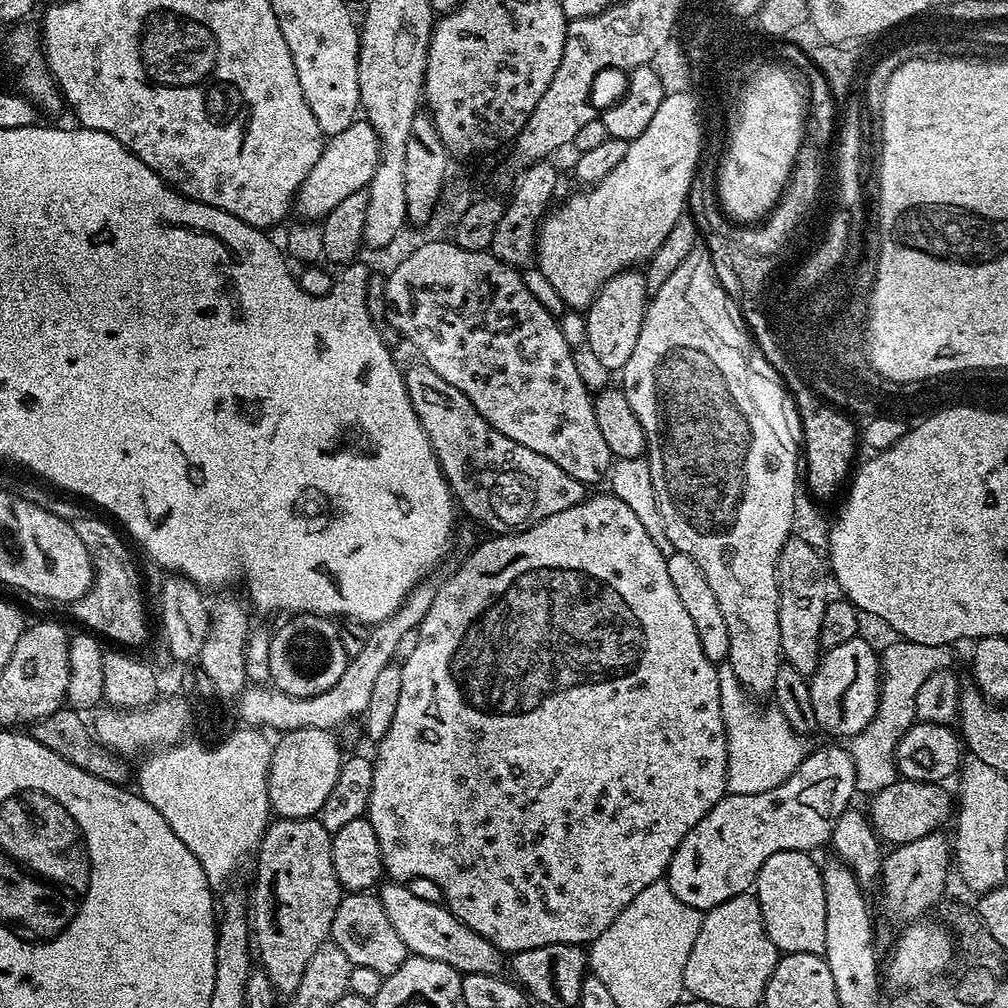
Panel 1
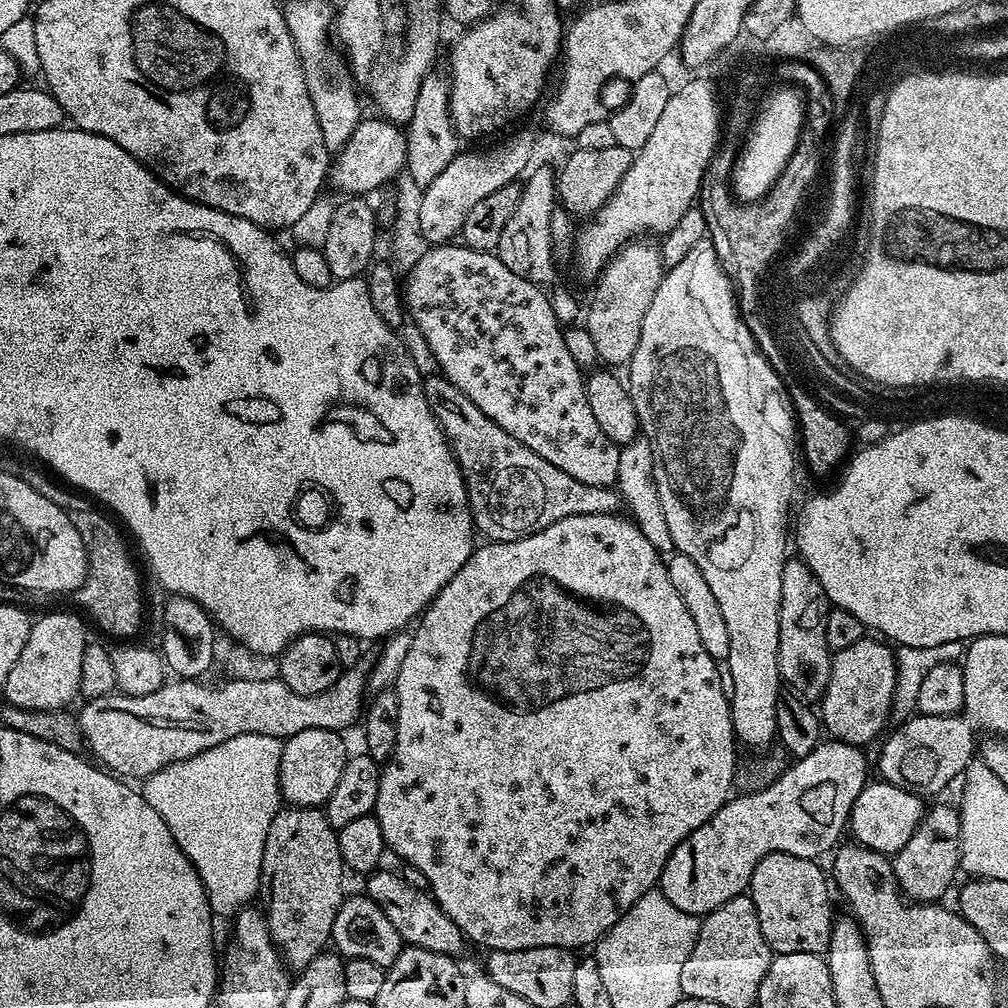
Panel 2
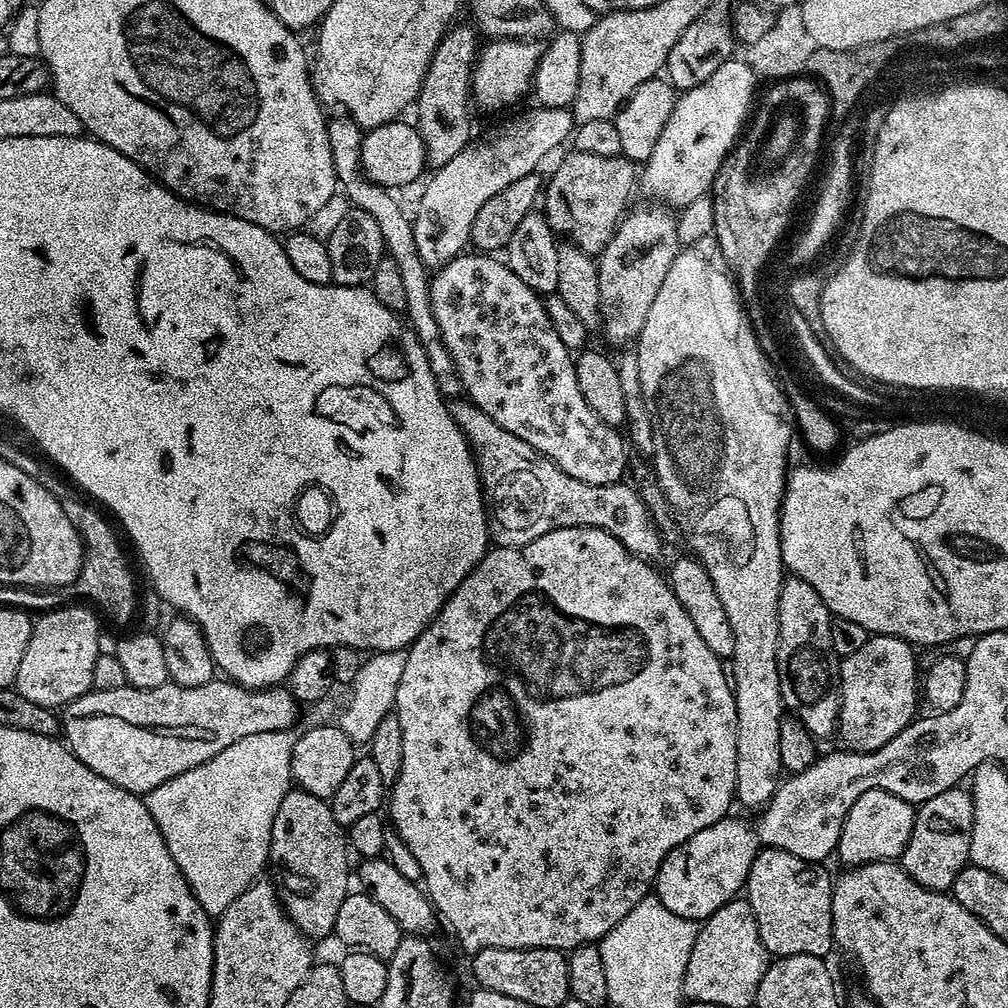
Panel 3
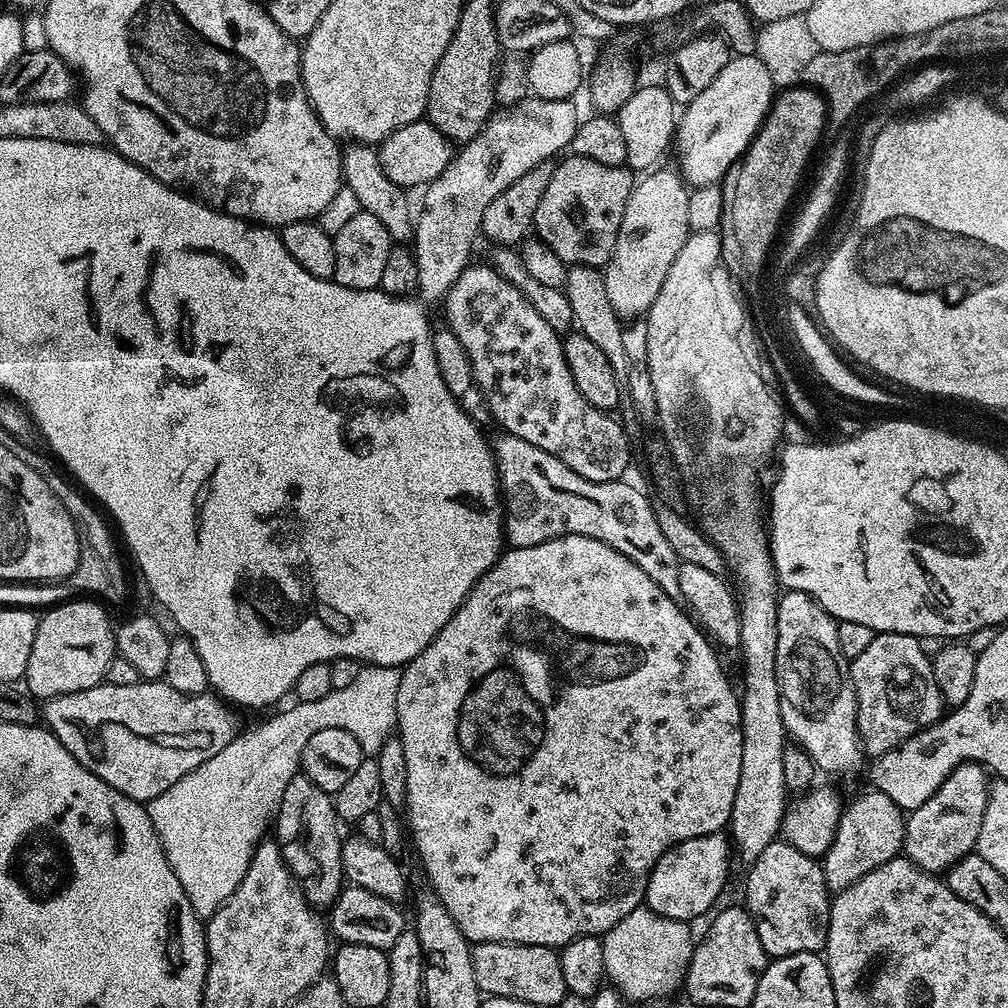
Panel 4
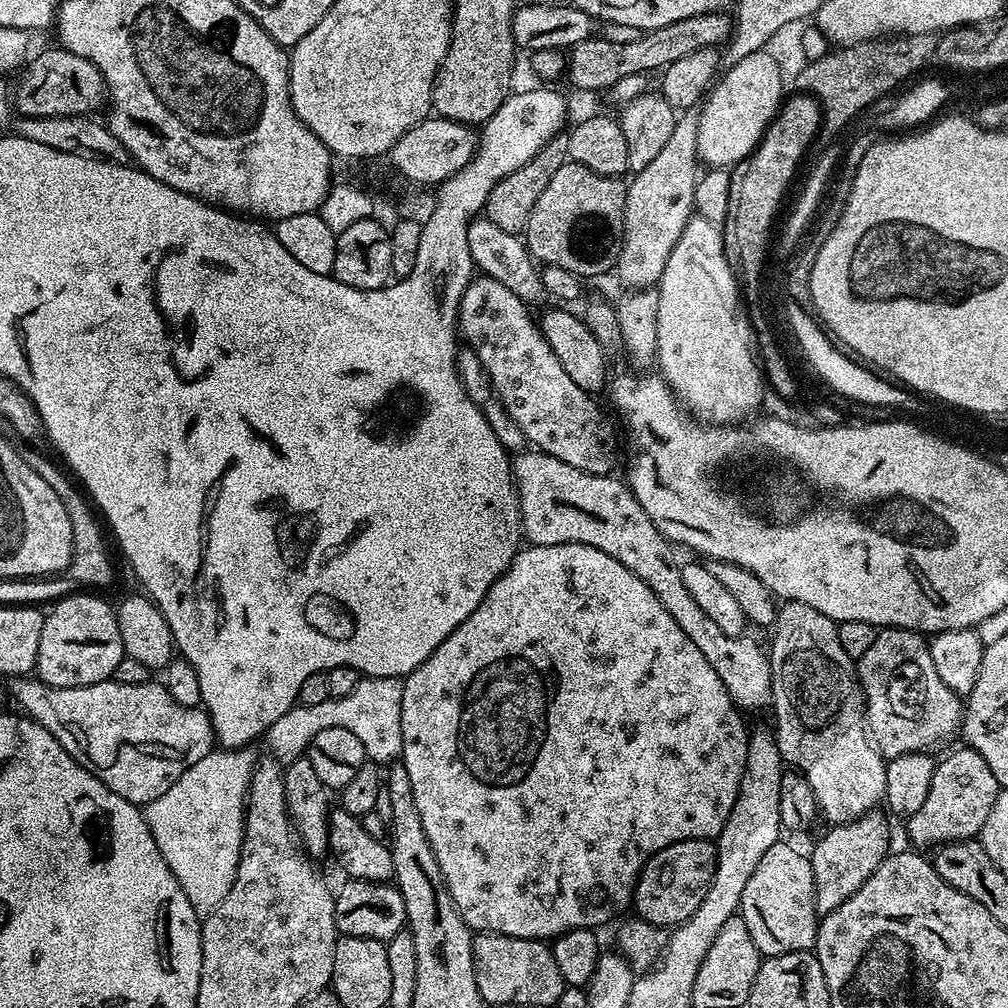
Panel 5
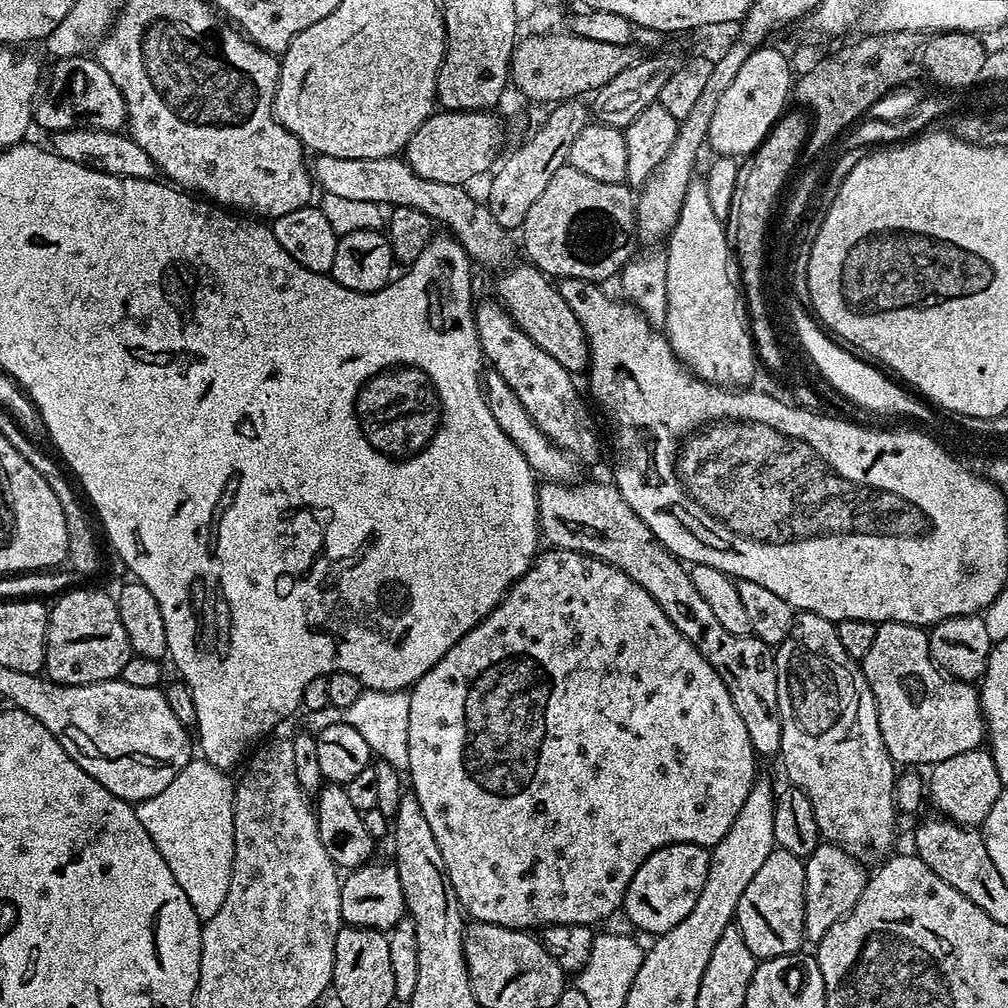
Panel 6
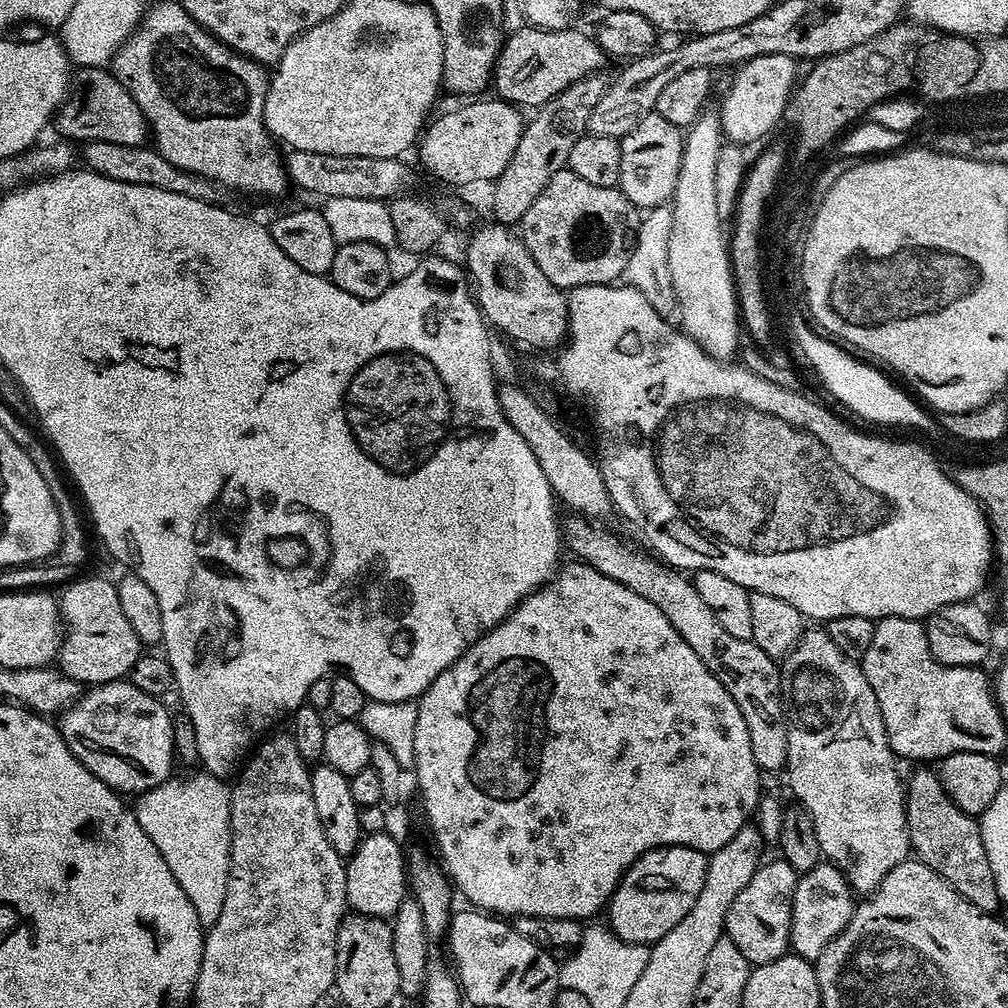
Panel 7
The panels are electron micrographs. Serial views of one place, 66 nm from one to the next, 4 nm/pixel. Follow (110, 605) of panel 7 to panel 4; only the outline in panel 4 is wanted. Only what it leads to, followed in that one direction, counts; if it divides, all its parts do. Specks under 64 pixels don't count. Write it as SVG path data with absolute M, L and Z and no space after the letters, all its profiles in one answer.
M92 598L76 599L80 600L65 599L49 607L46 611L48 613L39 617L36 626L34 646L30 646L30 660L26 662L23 683L33 697L44 702L52 700L55 696L74 694L98 686L104 680L106 666L110 666L112 657L117 655L114 624L113 621L108 621L108 616L104 613L105 605Z

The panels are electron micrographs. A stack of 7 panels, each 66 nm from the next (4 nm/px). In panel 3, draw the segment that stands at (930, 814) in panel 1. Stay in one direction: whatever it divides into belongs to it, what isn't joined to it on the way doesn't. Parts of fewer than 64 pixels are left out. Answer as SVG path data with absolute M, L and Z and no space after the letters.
M871 788L850 806L844 819L842 834L836 844L835 855L844 866L869 864L875 860L899 861L916 821L916 808L886 790Z

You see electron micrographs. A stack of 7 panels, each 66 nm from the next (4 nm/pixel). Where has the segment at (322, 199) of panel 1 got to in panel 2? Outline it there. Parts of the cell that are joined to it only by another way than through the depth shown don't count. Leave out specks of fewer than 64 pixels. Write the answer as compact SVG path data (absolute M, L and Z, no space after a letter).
M361 119L350 142L346 142L346 146L331 161L330 184L344 192L340 194L368 194L364 192L372 192L391 180L393 183L405 171L408 162L408 137L405 129L393 124L391 120L375 119Z

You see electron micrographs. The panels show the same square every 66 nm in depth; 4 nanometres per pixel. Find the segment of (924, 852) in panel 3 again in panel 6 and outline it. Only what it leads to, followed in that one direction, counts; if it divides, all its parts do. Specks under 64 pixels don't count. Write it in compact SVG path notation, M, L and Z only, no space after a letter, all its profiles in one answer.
M983 747L974 750L966 750L954 754L954 758L946 758L942 762L931 765L929 775L926 780L926 796L932 804L937 808L941 817L947 818L954 824L962 824L965 826L983 825L984 819L990 814L990 810L994 806L994 802L998 802L1001 792L1005 791L1006 785L1000 781L998 770L994 766L994 758L991 751L985 750Z

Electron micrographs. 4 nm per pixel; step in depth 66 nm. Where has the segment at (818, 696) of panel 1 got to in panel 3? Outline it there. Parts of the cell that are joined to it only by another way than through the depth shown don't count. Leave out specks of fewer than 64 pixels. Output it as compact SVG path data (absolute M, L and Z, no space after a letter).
M869 635L866 646L861 646L857 652L843 657L840 661L840 683L838 691L840 694L840 718L838 721L838 736L845 740L849 749L857 752L873 752L894 734L898 734L902 729L917 719L916 699L919 701L922 696L922 680L916 676L916 656L913 645L907 640L897 636L877 636Z

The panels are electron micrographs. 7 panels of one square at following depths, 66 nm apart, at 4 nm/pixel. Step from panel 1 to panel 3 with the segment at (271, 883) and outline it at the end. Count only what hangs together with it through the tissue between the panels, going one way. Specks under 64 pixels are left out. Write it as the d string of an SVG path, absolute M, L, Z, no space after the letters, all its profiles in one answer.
M301 788L288 791L286 798L282 798L282 806L278 806L278 814L274 814L268 859L271 867L276 867L274 880L284 912L313 941L333 935L338 906L350 895L348 856L346 830L334 822L331 803Z

